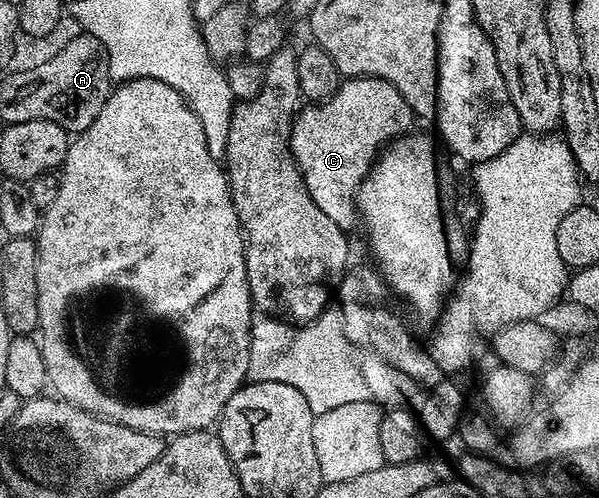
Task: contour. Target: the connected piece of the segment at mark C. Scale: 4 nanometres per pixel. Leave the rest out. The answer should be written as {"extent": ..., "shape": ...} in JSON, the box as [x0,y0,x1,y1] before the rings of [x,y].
{"extent":[289,77,415,230],"shape":[[[350,77],[338,84],[329,100],[306,104],[294,116],[289,132],[289,146],[303,175],[303,183],[307,183],[307,195],[311,195],[319,211],[323,211],[323,215],[329,216],[333,222],[339,223],[341,229],[356,230],[359,225],[357,188],[373,168],[381,150],[386,148],[390,141],[406,136],[414,128],[413,121],[415,122],[415,114],[407,99],[399,95],[395,86],[378,77]]]}

